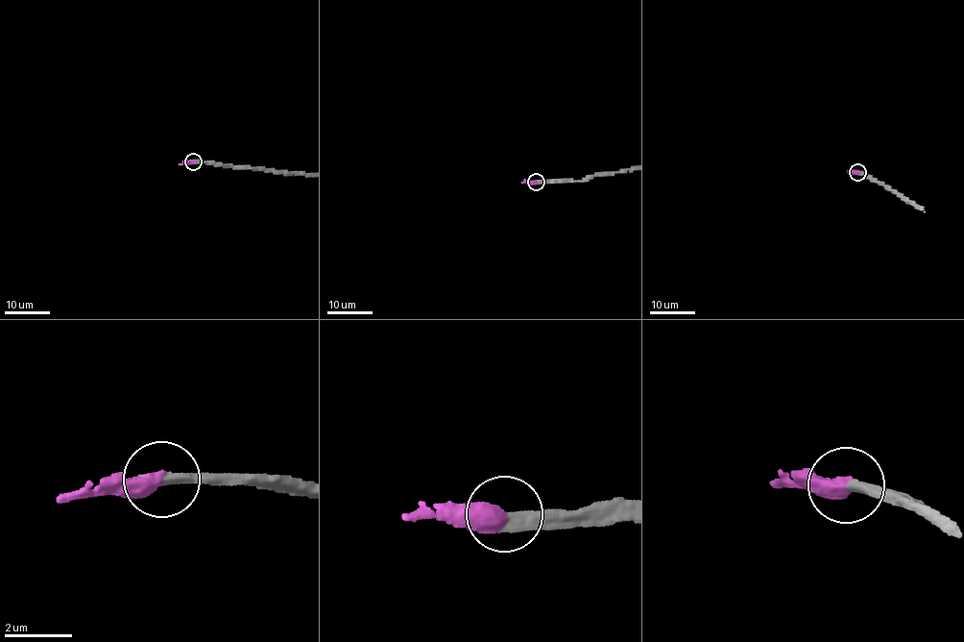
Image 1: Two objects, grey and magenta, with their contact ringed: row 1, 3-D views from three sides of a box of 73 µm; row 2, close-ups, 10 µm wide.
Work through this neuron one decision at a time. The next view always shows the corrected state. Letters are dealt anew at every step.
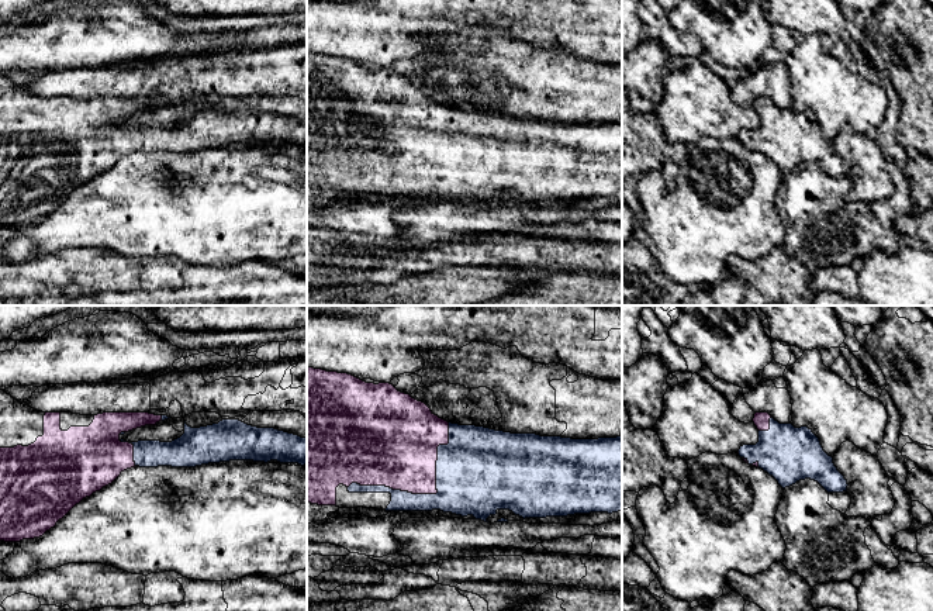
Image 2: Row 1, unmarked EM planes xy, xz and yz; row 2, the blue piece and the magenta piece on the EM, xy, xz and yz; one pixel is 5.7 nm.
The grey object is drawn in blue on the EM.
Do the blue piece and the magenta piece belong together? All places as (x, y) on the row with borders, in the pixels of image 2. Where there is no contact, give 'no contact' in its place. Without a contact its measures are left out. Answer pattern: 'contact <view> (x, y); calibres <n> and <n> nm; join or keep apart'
contact xz (429, 494); calibres 400 and 360 nm; join

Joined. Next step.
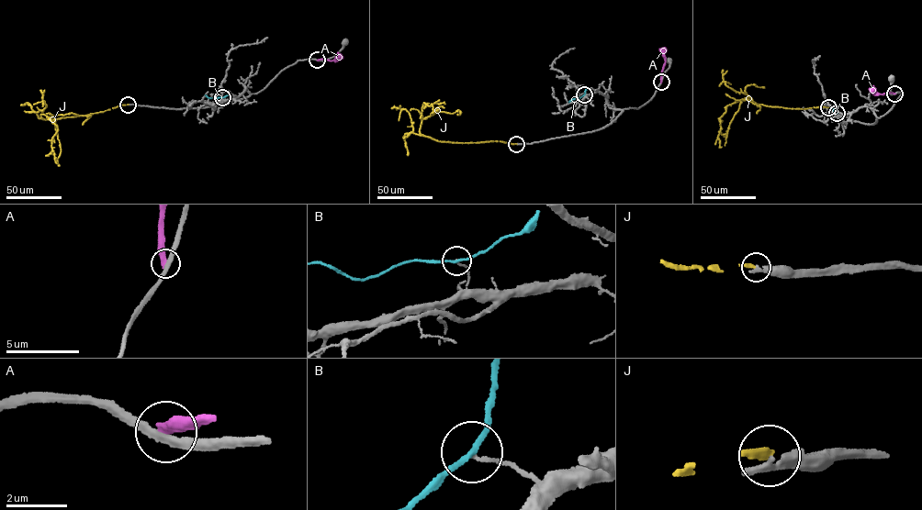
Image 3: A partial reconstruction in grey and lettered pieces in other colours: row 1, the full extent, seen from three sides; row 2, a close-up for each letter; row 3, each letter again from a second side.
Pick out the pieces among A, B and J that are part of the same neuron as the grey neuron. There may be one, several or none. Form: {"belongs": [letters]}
{"belongs": []}

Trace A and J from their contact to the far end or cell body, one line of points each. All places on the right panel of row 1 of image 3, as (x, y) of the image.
A: (894, 94), (878, 94), (871, 90)
J: (828, 107), (772, 106), (758, 104), (749, 97), (745, 98), (726, 105), (720, 118), (718, 138), (722, 147)

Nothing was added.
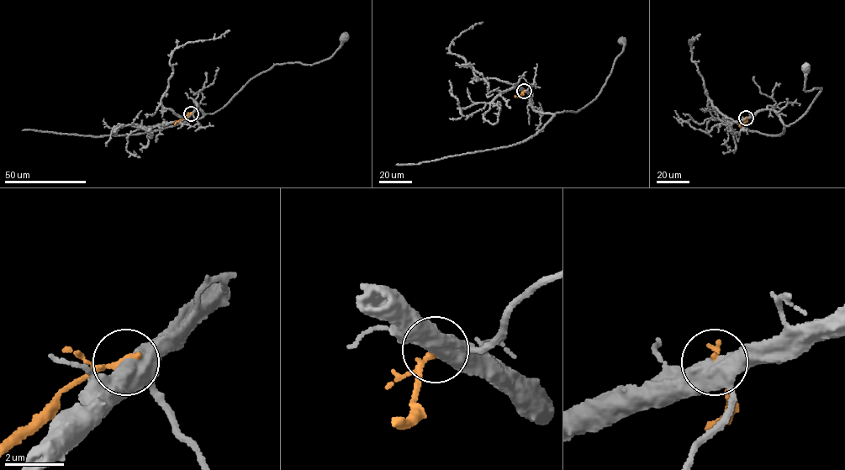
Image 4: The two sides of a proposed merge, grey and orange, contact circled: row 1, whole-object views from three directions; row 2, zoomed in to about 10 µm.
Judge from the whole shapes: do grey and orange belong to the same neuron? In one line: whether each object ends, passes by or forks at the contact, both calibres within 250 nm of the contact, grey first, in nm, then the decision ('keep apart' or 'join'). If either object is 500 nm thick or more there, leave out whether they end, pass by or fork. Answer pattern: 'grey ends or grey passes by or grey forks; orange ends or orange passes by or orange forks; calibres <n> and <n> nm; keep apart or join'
calibres 600 and 160 nm; keep apart

